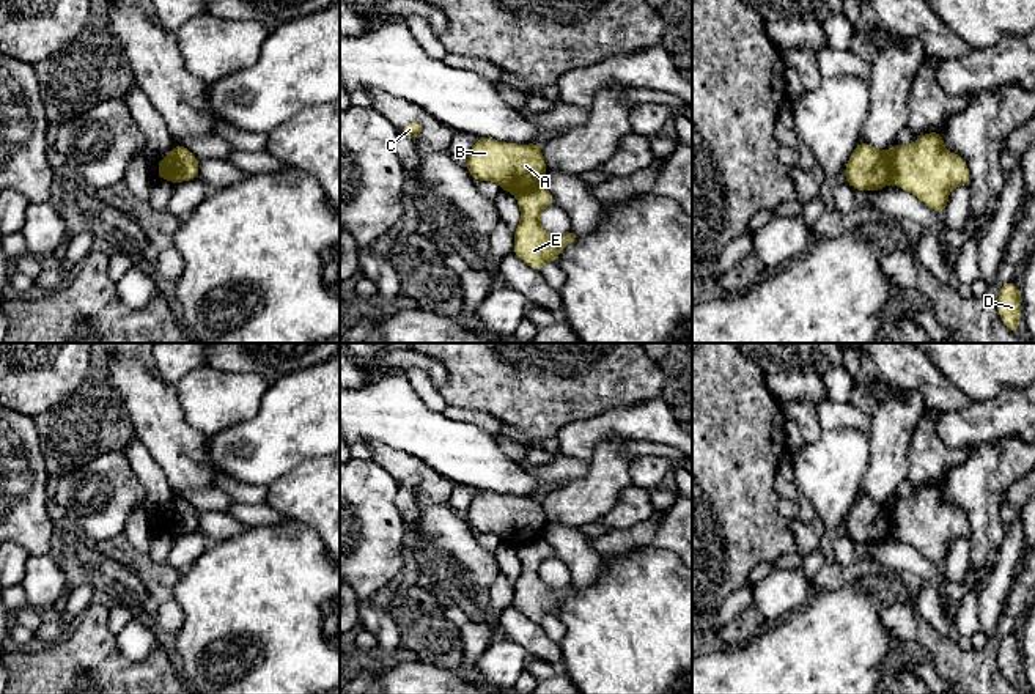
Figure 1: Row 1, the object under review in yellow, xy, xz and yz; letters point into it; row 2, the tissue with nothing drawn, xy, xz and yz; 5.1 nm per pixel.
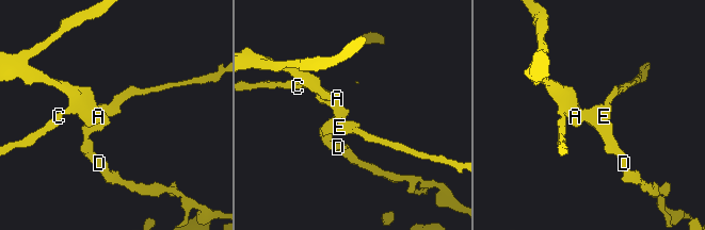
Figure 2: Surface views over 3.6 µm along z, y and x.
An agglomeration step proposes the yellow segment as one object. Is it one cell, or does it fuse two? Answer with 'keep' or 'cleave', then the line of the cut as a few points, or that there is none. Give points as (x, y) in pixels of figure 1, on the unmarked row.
cleave | yz (887, 504), (892, 534)

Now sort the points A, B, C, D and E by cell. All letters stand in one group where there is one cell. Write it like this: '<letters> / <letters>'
A B C / D E

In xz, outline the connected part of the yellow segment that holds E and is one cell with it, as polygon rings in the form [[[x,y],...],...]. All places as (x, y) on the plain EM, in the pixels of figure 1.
[[[543,538],[518,546],[521,574],[516,581],[513,604],[532,622],[541,623],[547,614],[557,614],[565,598],[576,590],[574,585],[554,590],[540,576],[540,565],[554,557],[554,548]]]

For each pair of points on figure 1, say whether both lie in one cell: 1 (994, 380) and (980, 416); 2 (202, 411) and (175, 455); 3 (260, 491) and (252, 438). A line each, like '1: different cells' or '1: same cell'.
1: different cells
2: different cells
3: different cells

